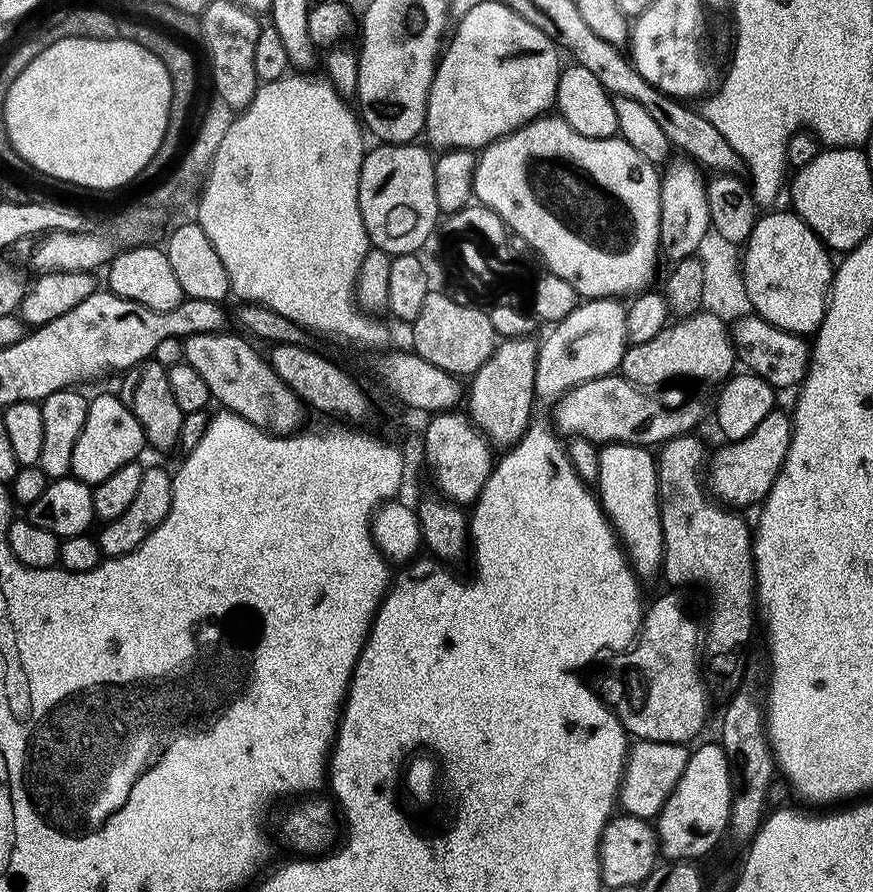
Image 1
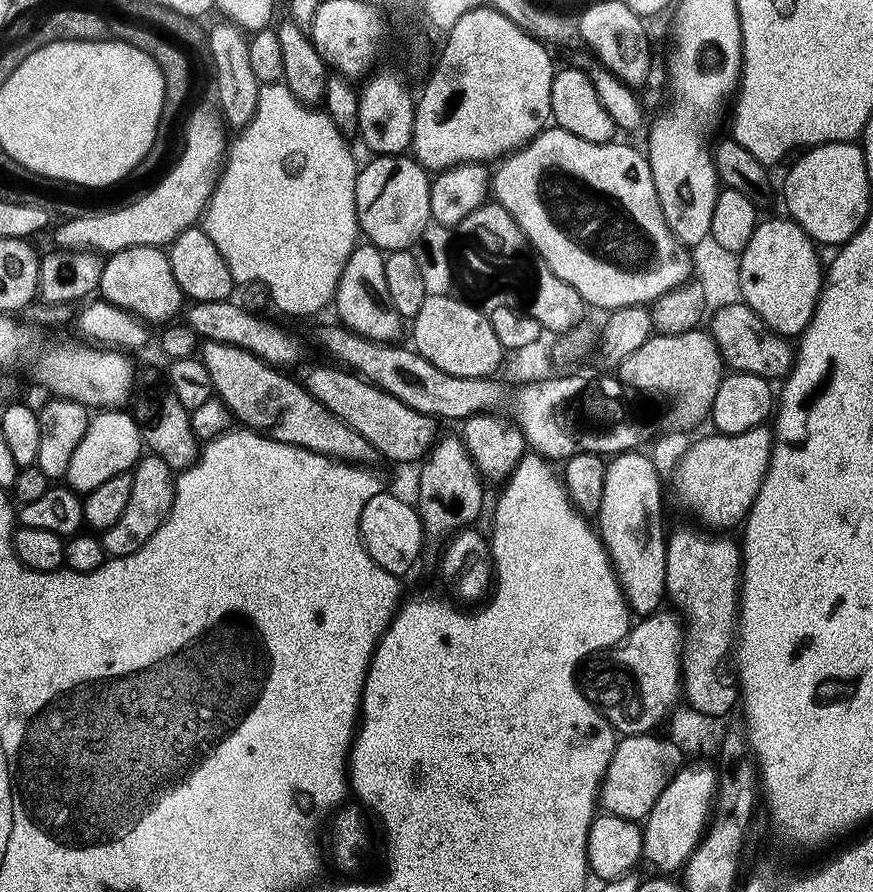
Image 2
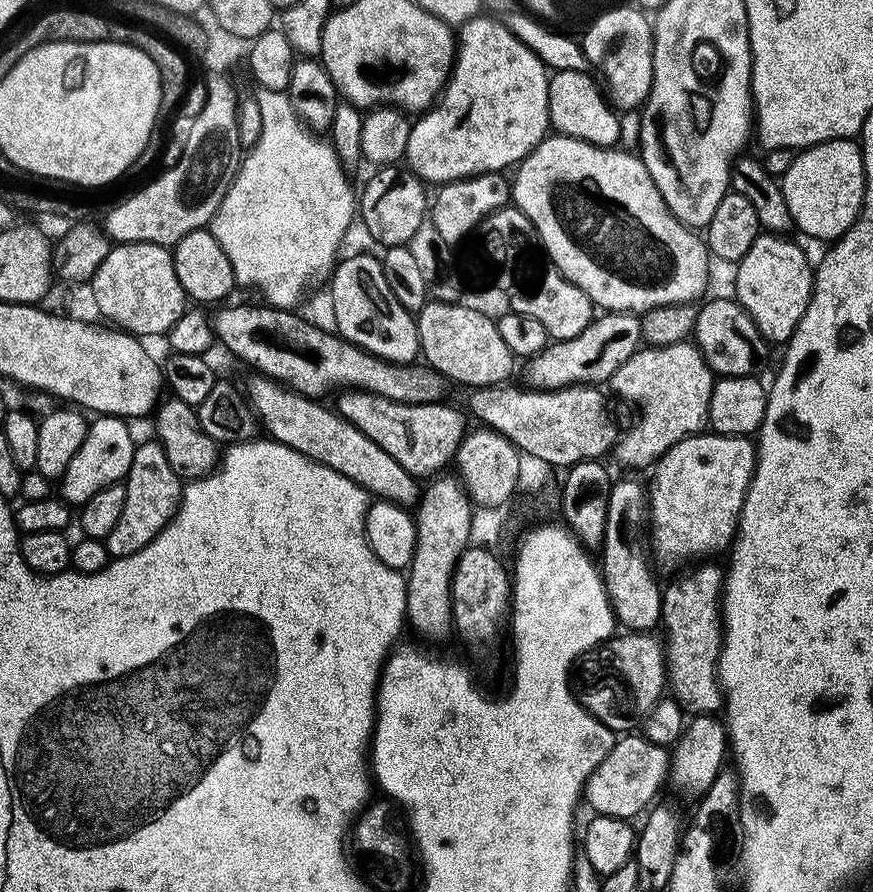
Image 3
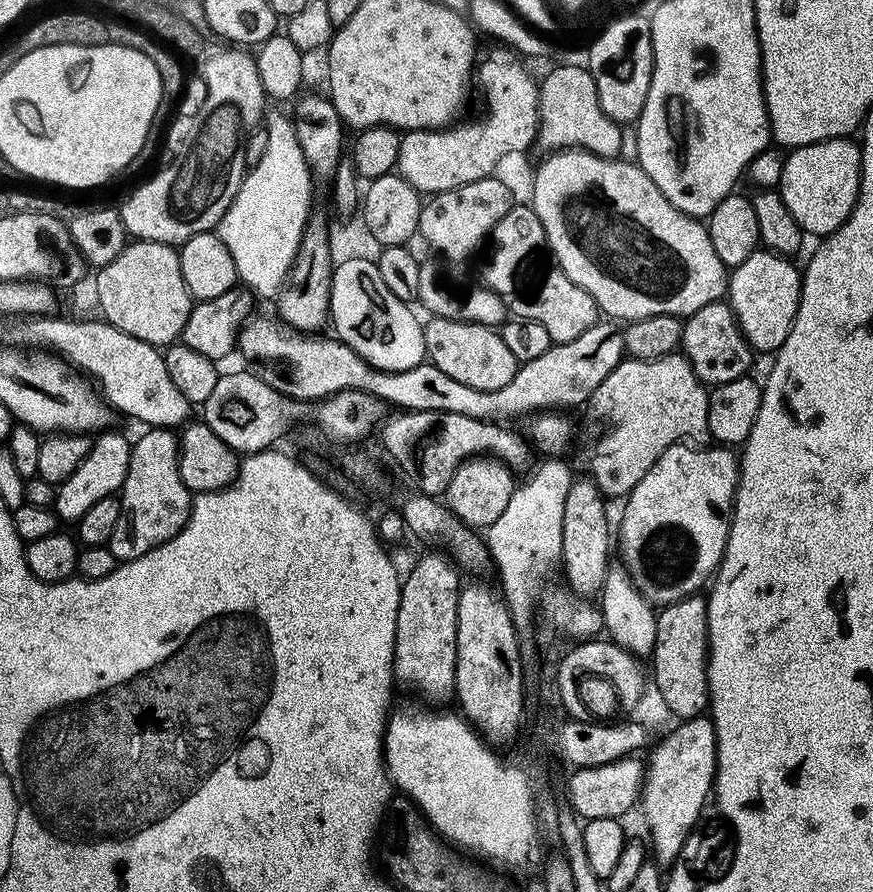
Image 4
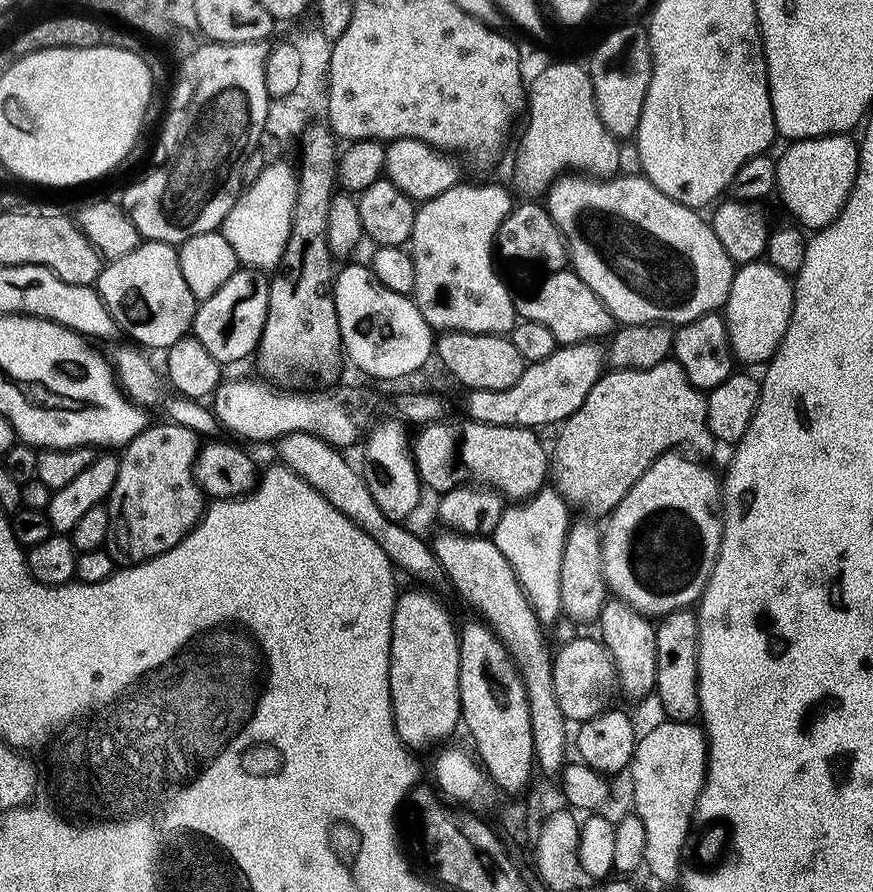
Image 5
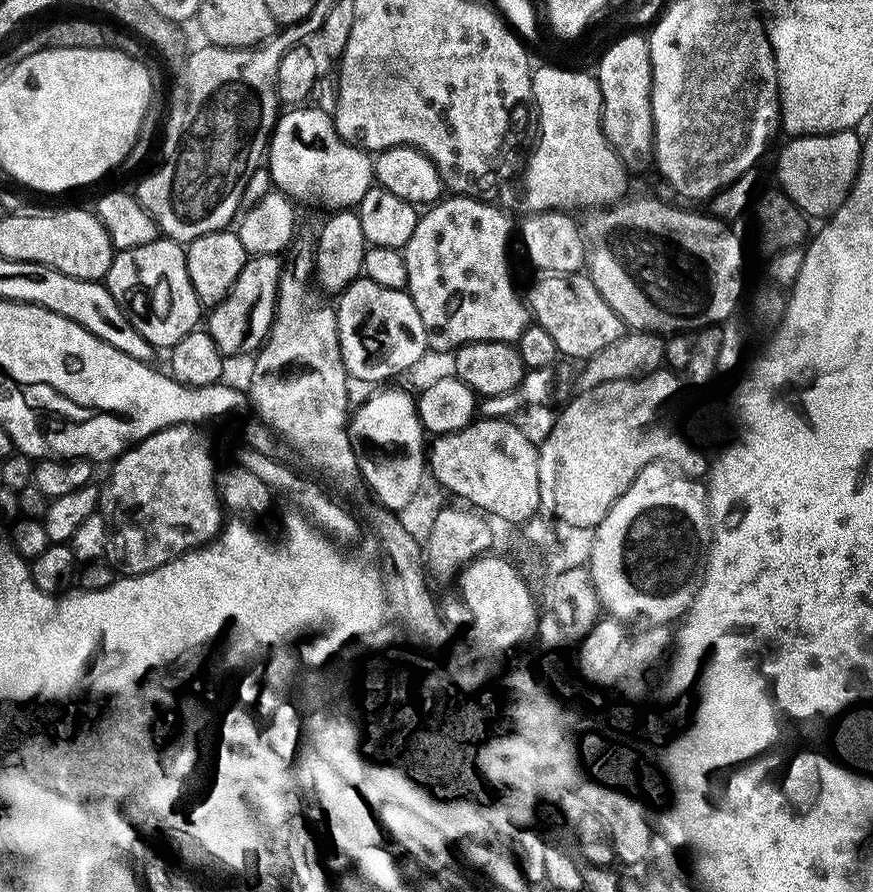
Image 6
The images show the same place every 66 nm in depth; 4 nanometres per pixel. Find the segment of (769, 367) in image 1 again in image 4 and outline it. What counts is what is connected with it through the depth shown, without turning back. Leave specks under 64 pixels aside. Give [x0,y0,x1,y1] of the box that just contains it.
[680,299,754,388]

